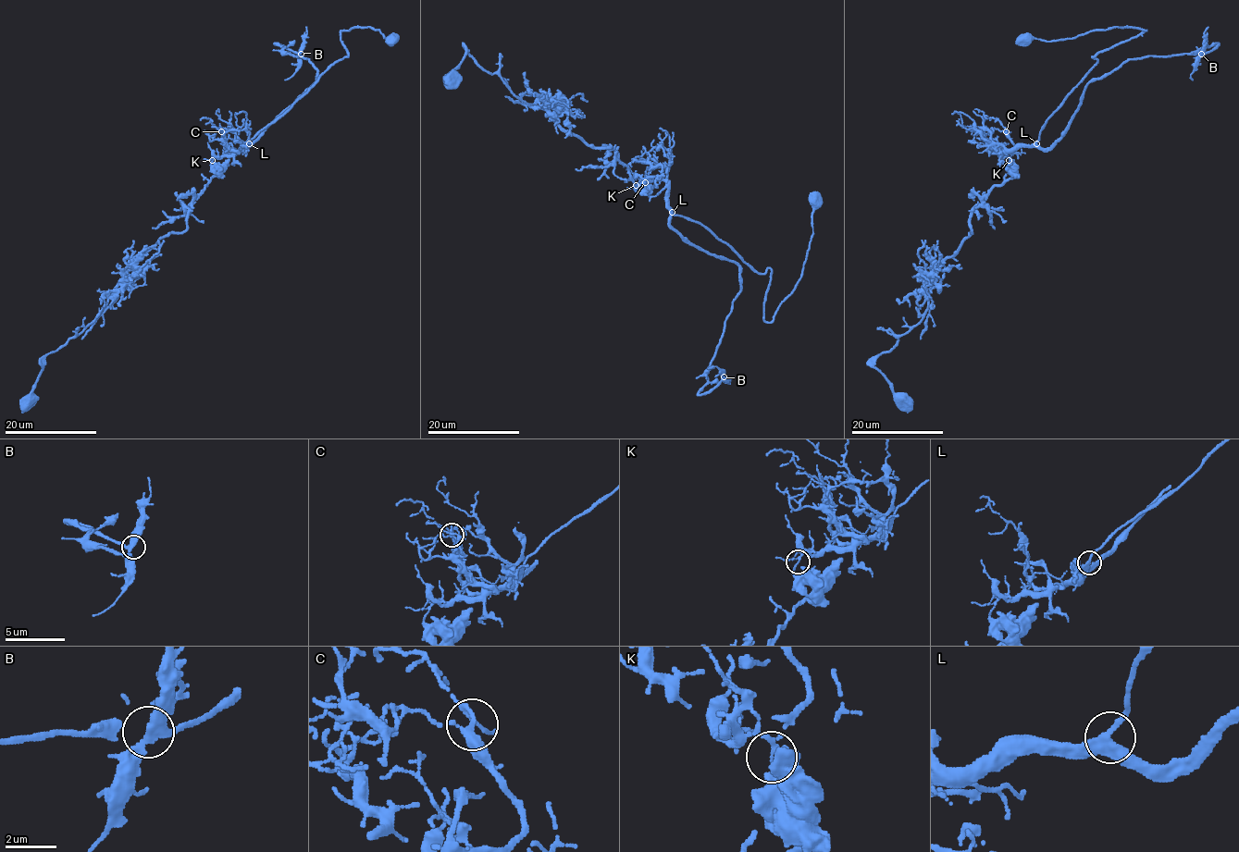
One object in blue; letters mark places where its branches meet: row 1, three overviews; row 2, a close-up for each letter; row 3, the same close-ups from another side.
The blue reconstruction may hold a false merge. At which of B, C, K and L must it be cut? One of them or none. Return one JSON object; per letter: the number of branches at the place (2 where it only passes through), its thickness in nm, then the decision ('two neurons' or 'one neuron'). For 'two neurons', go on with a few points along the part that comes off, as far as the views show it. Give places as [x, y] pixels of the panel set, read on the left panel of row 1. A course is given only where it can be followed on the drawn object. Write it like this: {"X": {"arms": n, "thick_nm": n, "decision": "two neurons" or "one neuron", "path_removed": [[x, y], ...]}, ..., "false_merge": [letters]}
{"B": {"arms": 3, "thick_nm": 320, "decision": "one neuron"}, "C": {"arms": 3, "thick_nm": 240, "decision": "one neuron"}, "K": {"arms": 3, "thick_nm": 120, "decision": "two neurons", "path_removed": [[212, 161], [244, 149], [332, 65], [347, 56], [340, 41], [342, 30], [369, 27], [393, 42]]}, "L": {"arms": 3, "thick_nm": 320, "decision": "one neuron"}, "false_merge": ["K"]}

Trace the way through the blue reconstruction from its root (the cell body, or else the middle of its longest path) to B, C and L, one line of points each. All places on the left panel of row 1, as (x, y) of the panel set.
B: (27, 401), (128, 264), (186, 228), (212, 160), (315, 80), (274, 44), (301, 54)
C: (27, 401), (44, 357), (95, 317), (128, 264), (186, 228), (182, 205), (233, 154), (221, 131)
L: (27, 401), (44, 357), (95, 317), (128, 264), (186, 228), (182, 205), (218, 171), (212, 160), (249, 143)

